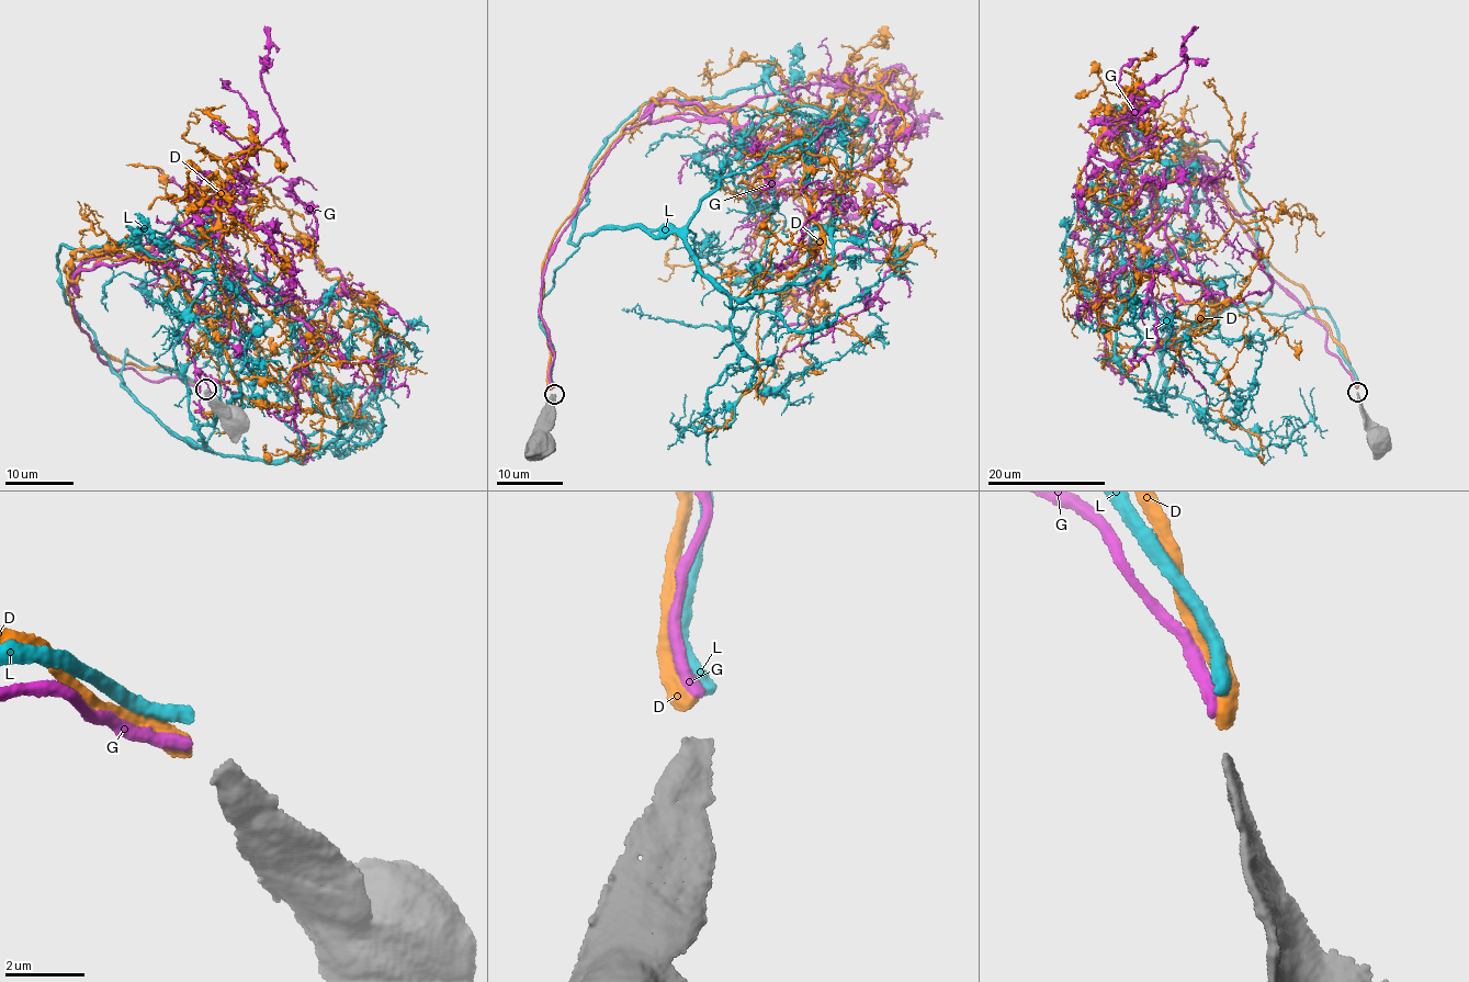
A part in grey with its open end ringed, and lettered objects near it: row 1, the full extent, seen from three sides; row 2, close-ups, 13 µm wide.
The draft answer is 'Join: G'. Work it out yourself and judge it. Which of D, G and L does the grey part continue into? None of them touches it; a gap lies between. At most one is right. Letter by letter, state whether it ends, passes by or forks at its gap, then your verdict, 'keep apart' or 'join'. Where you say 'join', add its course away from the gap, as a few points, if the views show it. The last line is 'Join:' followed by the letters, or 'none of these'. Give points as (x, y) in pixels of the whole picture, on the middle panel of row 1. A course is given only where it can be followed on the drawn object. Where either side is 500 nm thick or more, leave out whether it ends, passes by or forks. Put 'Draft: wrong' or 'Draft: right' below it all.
D: it ends | keep apart
G: it ends | join | via (553, 387), (553, 243), (623, 131), (675, 119), (809, 189), (813, 263), (889, 258), (868, 307), (772, 360)
L: it ends | keep apart
Join: G
Draft: right

